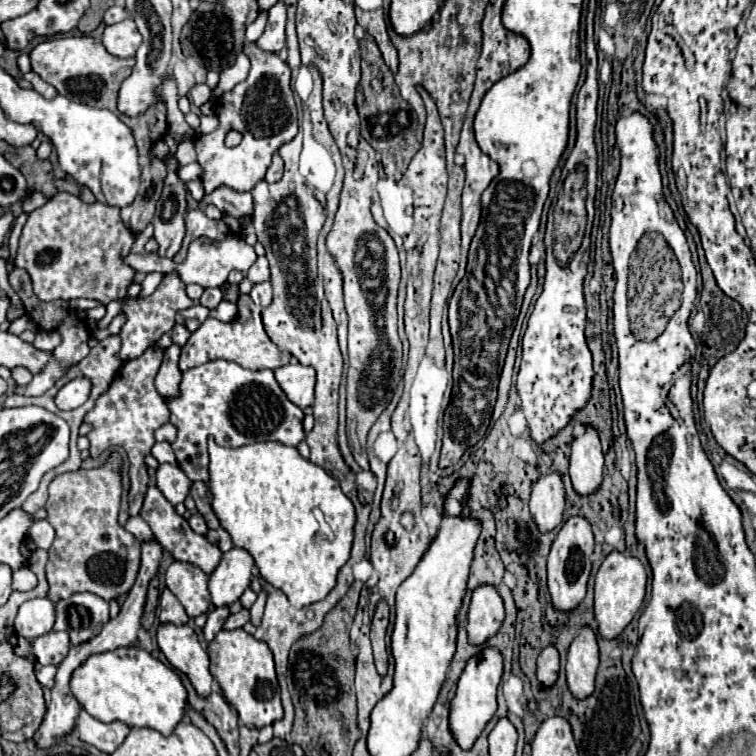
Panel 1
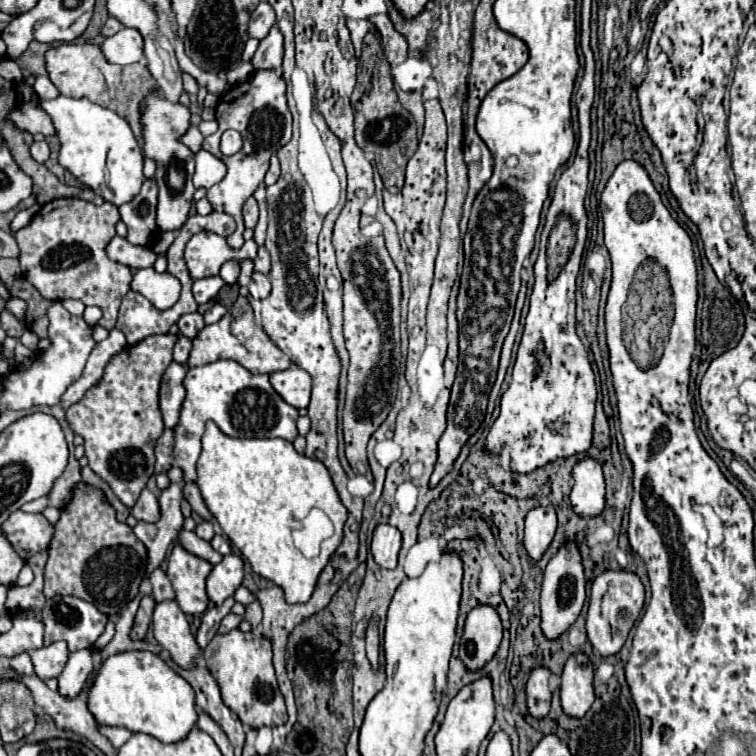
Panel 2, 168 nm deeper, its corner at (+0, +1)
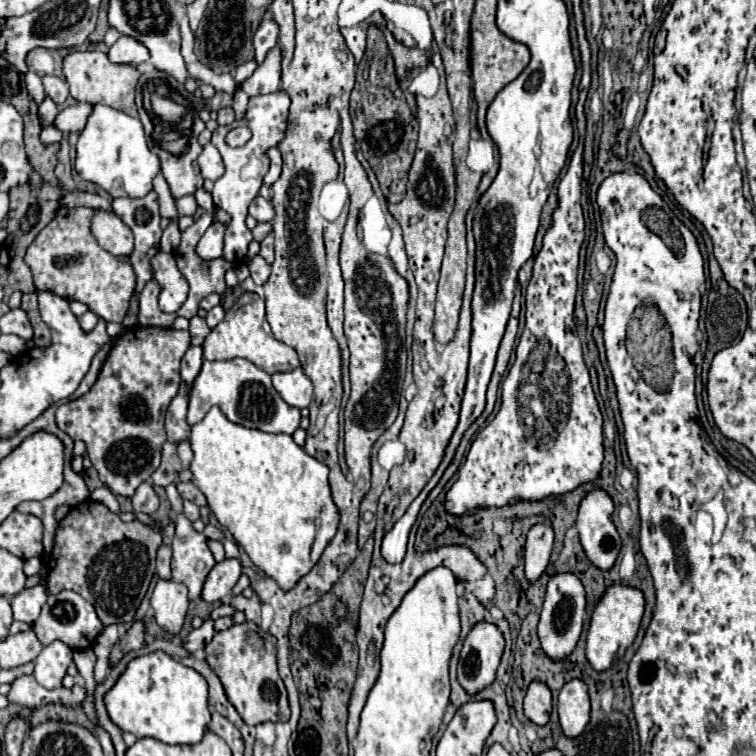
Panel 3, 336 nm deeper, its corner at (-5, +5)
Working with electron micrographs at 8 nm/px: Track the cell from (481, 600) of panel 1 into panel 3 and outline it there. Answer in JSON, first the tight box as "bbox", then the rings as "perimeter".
{"bbox":[458,622,504,694],"perimeter":[[[476,622],[462,646],[458,662],[460,684],[470,694],[476,694],[478,690],[492,684],[502,652],[504,636],[498,626],[490,622]]]}

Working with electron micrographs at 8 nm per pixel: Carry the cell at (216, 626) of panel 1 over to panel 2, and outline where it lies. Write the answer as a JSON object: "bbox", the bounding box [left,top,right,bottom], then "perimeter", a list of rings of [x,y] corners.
{"bbox":[195,596,235,650],"perimeter":[[[229,596],[223,604],[211,606],[211,608],[205,610],[203,620],[201,620],[201,626],[199,626],[197,634],[195,634],[197,646],[199,646],[201,650],[203,650],[203,648],[209,644],[209,640],[217,634],[217,628],[219,628],[219,624],[221,624],[221,620],[231,612],[231,606],[233,606],[233,604],[235,604],[235,598]]]}

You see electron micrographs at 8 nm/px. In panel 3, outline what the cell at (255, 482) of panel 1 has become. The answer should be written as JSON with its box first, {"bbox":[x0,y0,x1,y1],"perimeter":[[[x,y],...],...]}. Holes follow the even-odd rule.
{"bbox":[190,406,340,590],"perimeter":[[[216,406],[204,416],[202,422],[198,422],[196,426],[192,426],[190,442],[192,442],[192,450],[194,450],[194,458],[192,458],[192,464],[190,464],[190,470],[192,470],[192,474],[194,474],[192,482],[204,492],[204,496],[206,496],[206,500],[208,500],[208,506],[210,506],[210,510],[214,512],[214,516],[218,518],[218,522],[220,522],[224,528],[230,530],[230,534],[234,536],[234,540],[238,542],[238,546],[242,546],[242,548],[246,550],[246,554],[250,556],[250,560],[252,560],[264,574],[268,574],[270,578],[274,578],[274,580],[280,584],[282,590],[292,590],[292,588],[316,566],[316,562],[320,560],[322,552],[326,550],[326,546],[328,546],[330,540],[334,538],[336,528],[338,528],[338,522],[340,522],[340,510],[338,510],[338,506],[336,506],[334,500],[332,500],[332,492],[330,492],[330,484],[328,484],[328,472],[330,472],[328,466],[326,466],[324,462],[308,456],[308,454],[304,452],[304,448],[300,448],[300,446],[292,440],[290,434],[268,434],[268,432],[244,428],[244,426],[240,426],[240,424],[230,422],[230,420],[220,412],[220,408],[216,408]],[[306,518],[320,518],[320,520],[322,520],[322,526],[320,526],[320,528],[314,528],[314,526],[310,526],[310,524],[306,522]]]}

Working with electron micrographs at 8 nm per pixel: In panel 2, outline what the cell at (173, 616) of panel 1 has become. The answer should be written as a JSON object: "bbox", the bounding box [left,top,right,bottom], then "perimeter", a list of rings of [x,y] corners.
{"bbox":[149,568,175,602],"perimeter":[[[155,568],[155,570],[149,574],[149,580],[151,580],[151,584],[153,584],[153,592],[151,592],[151,596],[153,596],[157,602],[173,600],[173,598],[175,598],[173,586],[171,586],[167,574],[165,574],[161,568]]]}

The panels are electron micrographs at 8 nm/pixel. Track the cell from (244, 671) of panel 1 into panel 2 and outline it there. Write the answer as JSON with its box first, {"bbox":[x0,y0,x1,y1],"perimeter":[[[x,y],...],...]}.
{"bbox":[203,630,287,728],"perimeter":[[[241,630],[215,634],[215,638],[203,650],[203,656],[209,672],[221,688],[223,702],[239,716],[243,724],[251,728],[261,728],[287,722],[287,708],[273,672],[271,642],[267,638]]]}

